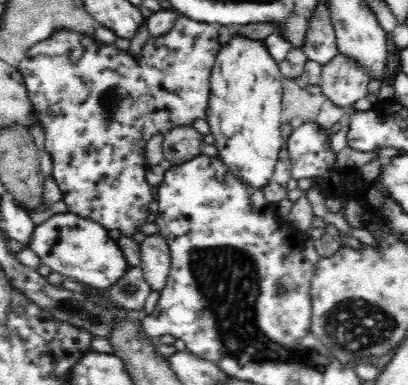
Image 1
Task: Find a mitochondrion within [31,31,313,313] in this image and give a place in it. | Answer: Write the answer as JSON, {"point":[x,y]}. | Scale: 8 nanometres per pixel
{"point":[115,95]}

